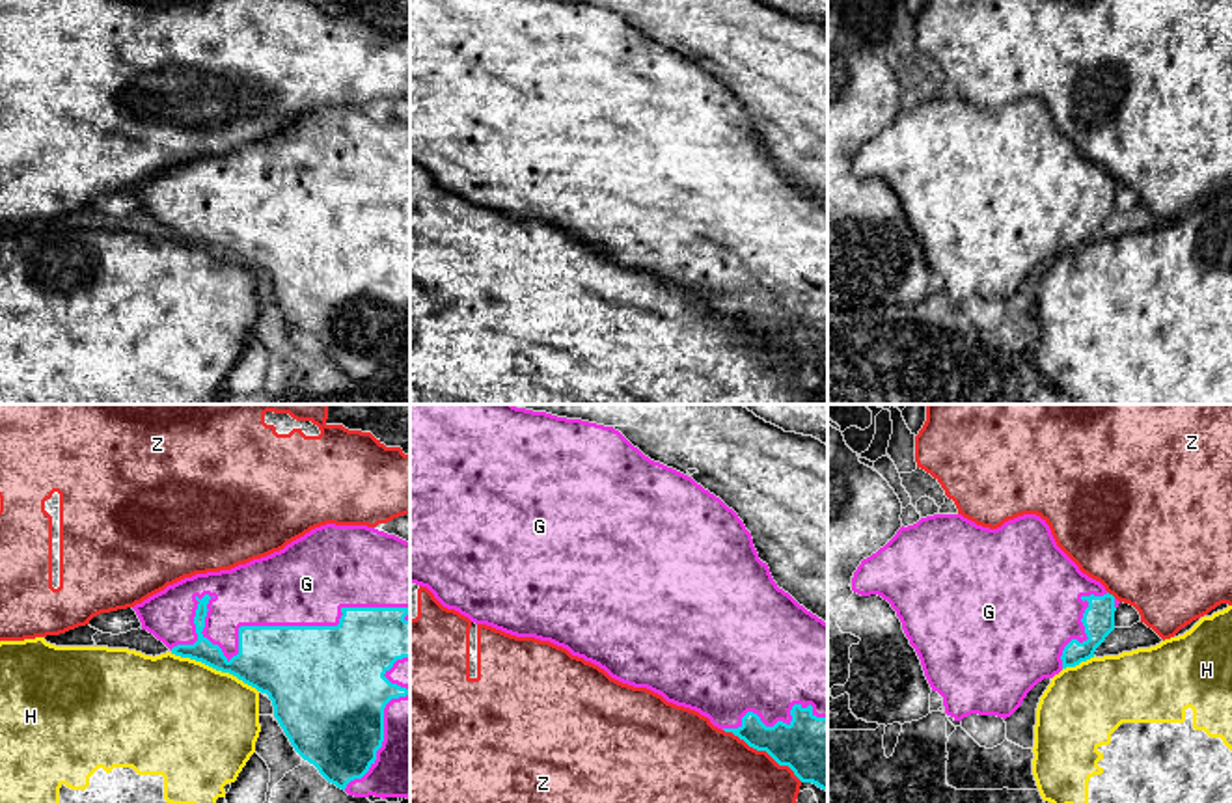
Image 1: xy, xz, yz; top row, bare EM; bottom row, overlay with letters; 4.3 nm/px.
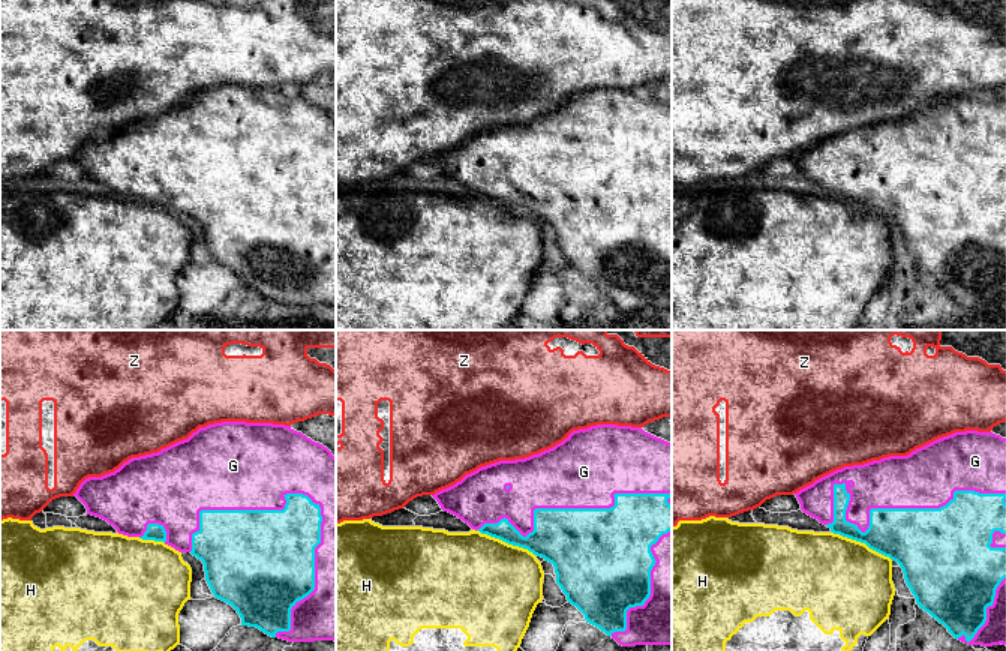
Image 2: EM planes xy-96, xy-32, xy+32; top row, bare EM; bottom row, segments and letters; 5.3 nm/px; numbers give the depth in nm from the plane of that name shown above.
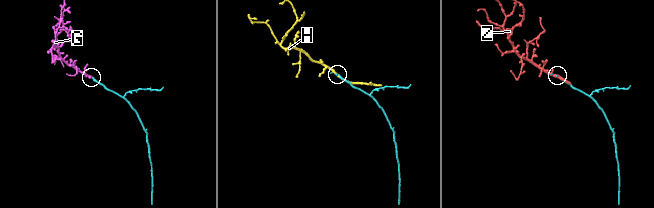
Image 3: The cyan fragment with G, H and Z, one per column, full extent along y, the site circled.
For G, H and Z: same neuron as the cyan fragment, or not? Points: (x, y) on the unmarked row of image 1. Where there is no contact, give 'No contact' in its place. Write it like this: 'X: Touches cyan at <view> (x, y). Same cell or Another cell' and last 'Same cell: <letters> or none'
G: Touches cyan at xy (280, 209). Same cell
H: Touches cyan at xy (215, 250). Another cell
Z: Touches cyan at xz (763, 332). Another cell
Same cell: G

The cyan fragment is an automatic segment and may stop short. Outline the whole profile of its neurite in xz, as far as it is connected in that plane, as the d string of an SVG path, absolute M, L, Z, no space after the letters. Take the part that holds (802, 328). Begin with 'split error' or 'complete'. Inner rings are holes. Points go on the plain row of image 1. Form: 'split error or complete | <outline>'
split error | M410 0L410 166L427 170L444 190L475 207L550 224L623 266L695 293L714 309L788 348L801 365L828 374L828 205L777 170L732 91L691 60L645 39L613 9L567 0Z

